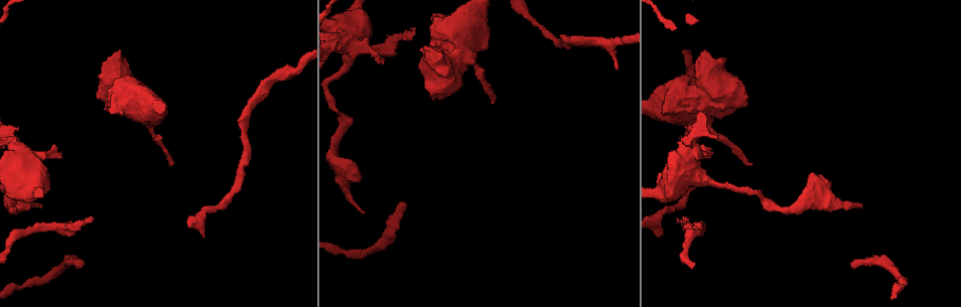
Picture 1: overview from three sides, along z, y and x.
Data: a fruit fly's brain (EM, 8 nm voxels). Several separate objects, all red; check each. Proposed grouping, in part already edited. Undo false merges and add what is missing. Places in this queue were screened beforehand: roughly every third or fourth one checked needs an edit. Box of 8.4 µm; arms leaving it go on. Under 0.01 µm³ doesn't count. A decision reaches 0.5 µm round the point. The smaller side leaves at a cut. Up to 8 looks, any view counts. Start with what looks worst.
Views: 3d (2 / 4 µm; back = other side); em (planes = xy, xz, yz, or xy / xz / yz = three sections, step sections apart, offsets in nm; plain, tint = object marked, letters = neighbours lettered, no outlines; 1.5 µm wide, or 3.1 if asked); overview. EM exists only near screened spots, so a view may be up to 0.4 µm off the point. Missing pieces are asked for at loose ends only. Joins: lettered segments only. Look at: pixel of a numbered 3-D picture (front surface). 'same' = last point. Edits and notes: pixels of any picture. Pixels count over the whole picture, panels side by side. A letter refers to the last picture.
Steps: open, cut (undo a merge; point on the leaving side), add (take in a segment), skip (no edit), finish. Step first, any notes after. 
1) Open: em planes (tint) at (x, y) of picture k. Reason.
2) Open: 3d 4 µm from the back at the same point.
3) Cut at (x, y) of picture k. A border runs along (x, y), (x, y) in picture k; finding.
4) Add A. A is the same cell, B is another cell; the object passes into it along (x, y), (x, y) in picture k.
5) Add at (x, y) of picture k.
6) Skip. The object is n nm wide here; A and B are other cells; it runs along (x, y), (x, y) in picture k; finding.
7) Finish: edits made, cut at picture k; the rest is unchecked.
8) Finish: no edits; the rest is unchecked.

Open: em xz step 8 (letters) at (407, 204) of picture 1. An open end.

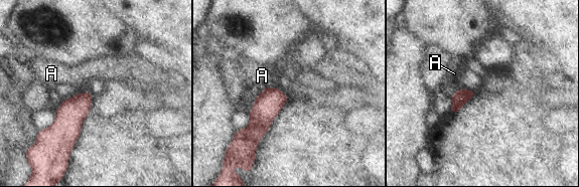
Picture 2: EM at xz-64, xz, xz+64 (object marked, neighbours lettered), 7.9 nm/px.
Open: em planes (letters) at the same point. Cut it another way.

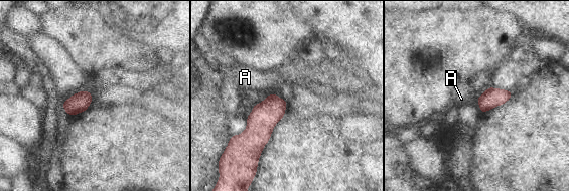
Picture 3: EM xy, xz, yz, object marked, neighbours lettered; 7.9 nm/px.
Skip. The longest contact is with A, 40 nm; A is another cell; a border runs along (272, 91), (268, 93) in picture 3; none of them fits.

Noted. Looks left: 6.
Open: em xy step 8 (tint) at (119, 49) of picture 1. Branch stops here.

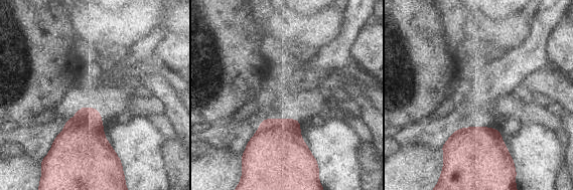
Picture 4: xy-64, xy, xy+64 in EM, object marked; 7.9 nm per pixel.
Open: em planes (letters) at the same point. Cut it another way.

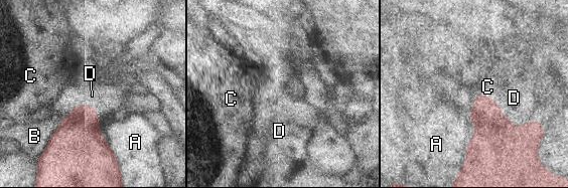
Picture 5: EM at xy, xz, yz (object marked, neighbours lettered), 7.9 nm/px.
Skip. The longest contact is with A, 550 nm; A, B, C and D are other cells; none of them fits.

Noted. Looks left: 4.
Open: 3d 4 µm at (772, 207) of picture 1. Sharp bend.

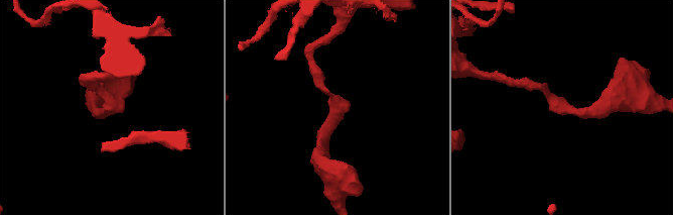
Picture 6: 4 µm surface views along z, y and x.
Open: em xz step 8 (tint) at (113, 107) of picture 6.

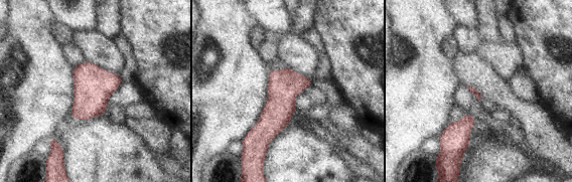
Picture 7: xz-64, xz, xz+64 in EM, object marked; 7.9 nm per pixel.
Open: em planes (letters) at the same point.

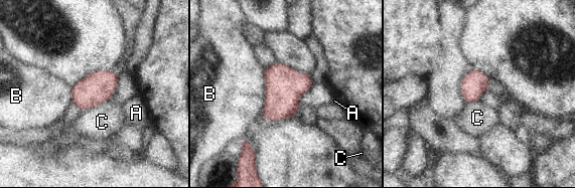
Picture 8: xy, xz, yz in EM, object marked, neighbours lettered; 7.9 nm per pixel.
Skip. The longest contact is with B, 360 nm; A, B and C are other cells; a border runs along (109, 100), (82, 111) in picture 8; one cell here.

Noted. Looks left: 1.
Finish: no edits; the rest is unchecked.

